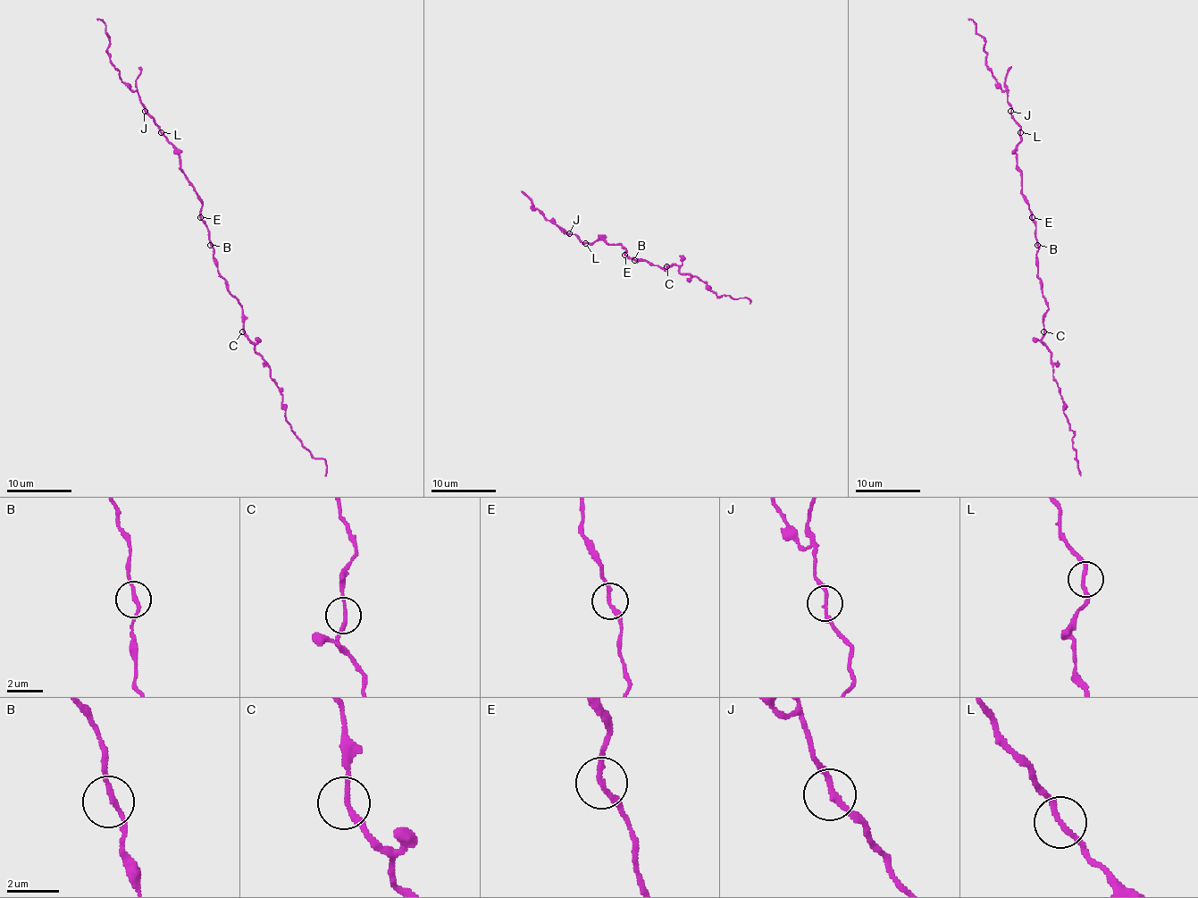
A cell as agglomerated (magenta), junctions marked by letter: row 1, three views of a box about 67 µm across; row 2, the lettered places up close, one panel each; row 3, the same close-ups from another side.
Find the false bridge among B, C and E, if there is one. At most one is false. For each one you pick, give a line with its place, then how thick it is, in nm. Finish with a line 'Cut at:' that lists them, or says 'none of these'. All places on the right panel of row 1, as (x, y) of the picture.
Cut at: none of these

